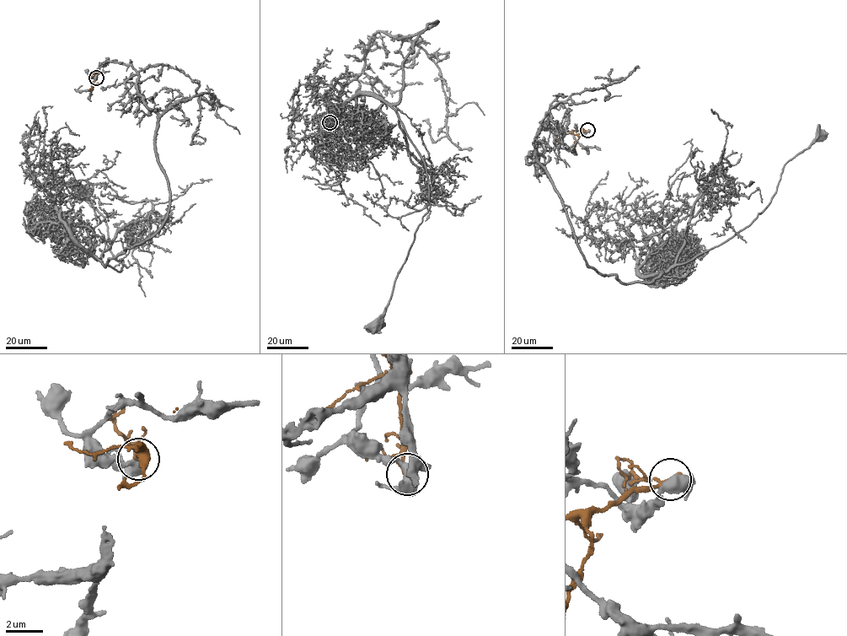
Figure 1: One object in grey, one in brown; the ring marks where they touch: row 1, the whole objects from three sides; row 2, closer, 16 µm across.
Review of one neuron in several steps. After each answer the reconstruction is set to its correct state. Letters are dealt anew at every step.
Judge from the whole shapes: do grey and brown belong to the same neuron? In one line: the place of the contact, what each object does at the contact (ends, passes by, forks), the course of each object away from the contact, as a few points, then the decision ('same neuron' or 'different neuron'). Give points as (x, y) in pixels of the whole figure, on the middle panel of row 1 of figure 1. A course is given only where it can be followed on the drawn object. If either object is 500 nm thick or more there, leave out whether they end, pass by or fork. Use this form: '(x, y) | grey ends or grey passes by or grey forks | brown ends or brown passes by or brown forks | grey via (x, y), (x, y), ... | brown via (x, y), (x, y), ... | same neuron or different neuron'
(329, 122) | grey forks | brown passes by | grey via (330, 122), (331, 82), (360, 73), (376, 33), (438, 20), (414, 43), (391, 106), (430, 205), (376, 328) | brown via (330, 122), (326, 93) | different neuron

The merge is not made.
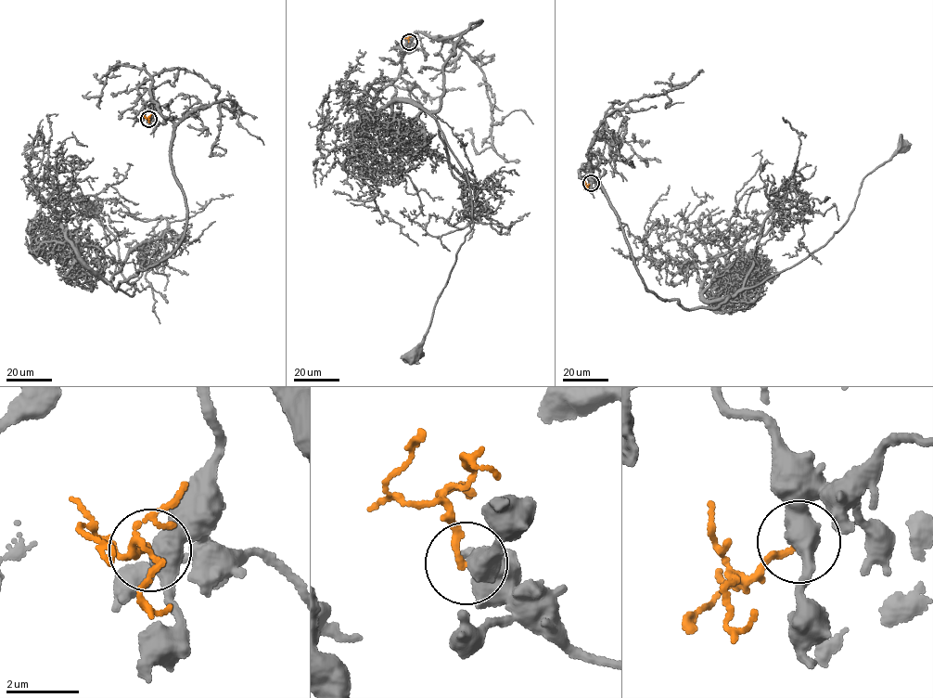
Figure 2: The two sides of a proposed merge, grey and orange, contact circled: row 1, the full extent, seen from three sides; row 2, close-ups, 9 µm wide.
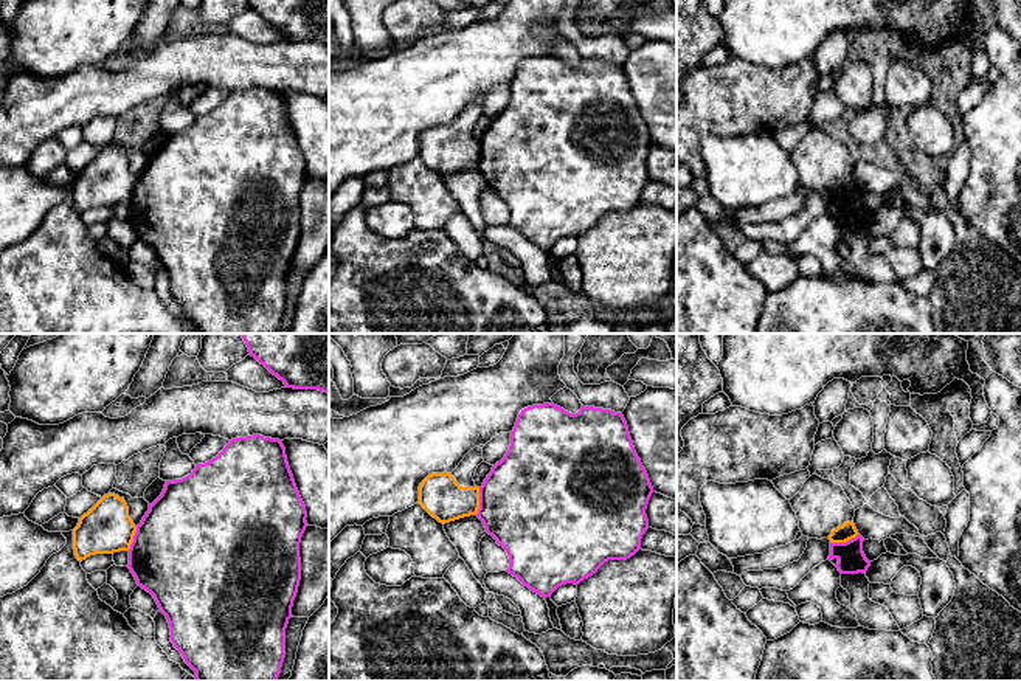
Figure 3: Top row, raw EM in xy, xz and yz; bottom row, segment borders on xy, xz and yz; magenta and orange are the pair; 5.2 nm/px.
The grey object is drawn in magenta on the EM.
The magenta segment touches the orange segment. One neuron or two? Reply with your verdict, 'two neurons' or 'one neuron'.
two neurons

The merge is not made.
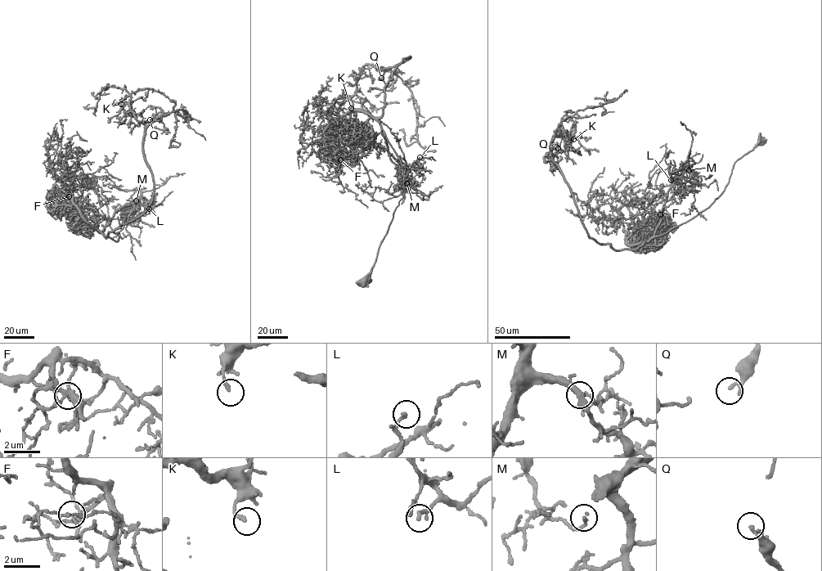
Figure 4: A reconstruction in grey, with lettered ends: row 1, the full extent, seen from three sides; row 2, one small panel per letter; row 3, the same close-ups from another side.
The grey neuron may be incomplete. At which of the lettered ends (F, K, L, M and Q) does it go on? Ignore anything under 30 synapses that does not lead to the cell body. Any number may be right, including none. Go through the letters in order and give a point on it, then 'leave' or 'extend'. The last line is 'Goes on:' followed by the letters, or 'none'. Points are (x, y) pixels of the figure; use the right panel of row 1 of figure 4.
F: at (660, 214); leave
K: at (573, 139); leave
L: at (671, 180); leave
M: at (689, 170); leave
Q: at (558, 148); leave
Goes on: none

